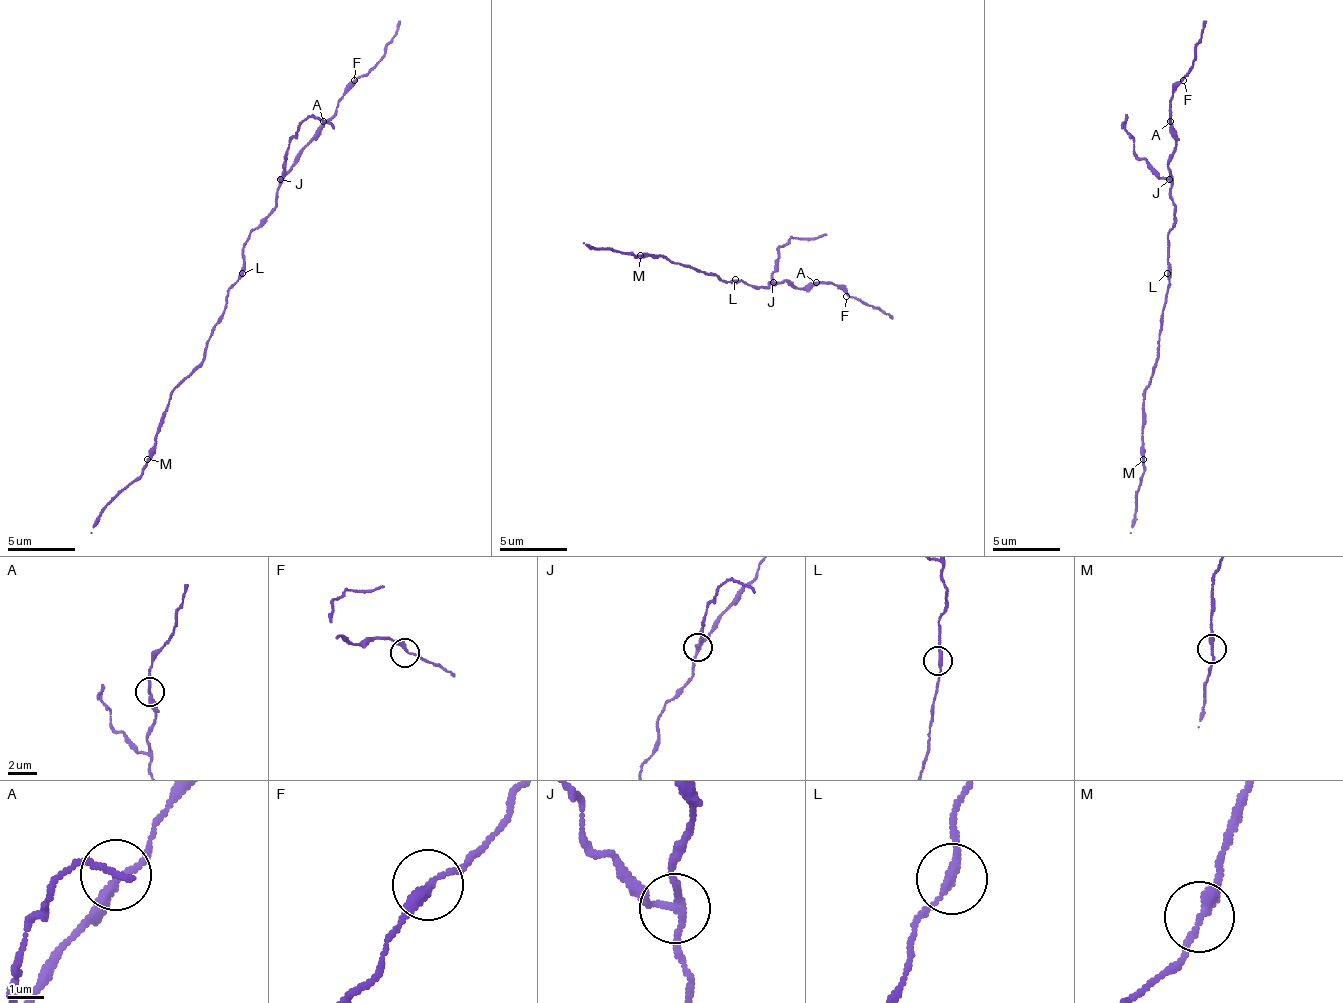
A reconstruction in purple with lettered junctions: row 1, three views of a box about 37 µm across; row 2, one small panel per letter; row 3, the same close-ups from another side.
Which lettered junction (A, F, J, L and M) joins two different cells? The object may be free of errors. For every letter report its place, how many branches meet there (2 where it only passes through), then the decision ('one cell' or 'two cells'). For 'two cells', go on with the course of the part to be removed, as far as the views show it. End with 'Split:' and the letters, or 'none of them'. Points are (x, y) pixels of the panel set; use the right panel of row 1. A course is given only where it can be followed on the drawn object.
A: place (1170, 121); branches 2; one cell
F: place (1183, 80); branches 2; one cell
J: place (1169, 179); branches 3; two cells; course (1170, 178), (1136, 155), (1126, 128), (1126, 118), (1123, 128)
L: place (1167, 273); branches 2; one cell
M: place (1143, 459); branches 2; one cell
Split: J

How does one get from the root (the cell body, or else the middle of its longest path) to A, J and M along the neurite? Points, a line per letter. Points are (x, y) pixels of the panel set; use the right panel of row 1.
A: (1170, 270), (1167, 266), (1167, 233), (1173, 226), (1170, 155), (1177, 145), (1177, 135), (1170, 121)
J: (1170, 270), (1167, 266), (1167, 233), (1173, 226), (1170, 178)
M: (1170, 270), (1170, 287), (1163, 300), (1160, 358), (1153, 368), (1143, 402), (1143, 459)

